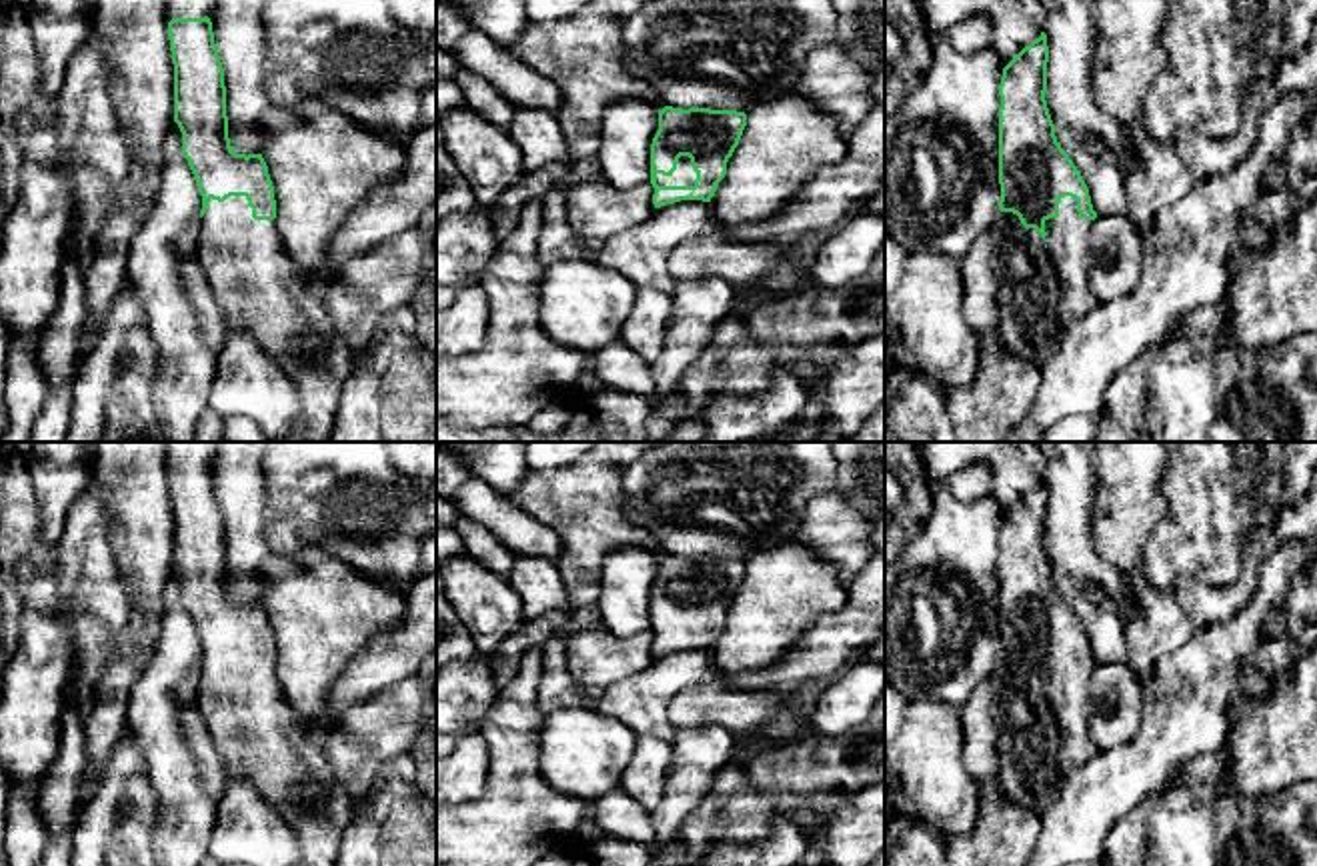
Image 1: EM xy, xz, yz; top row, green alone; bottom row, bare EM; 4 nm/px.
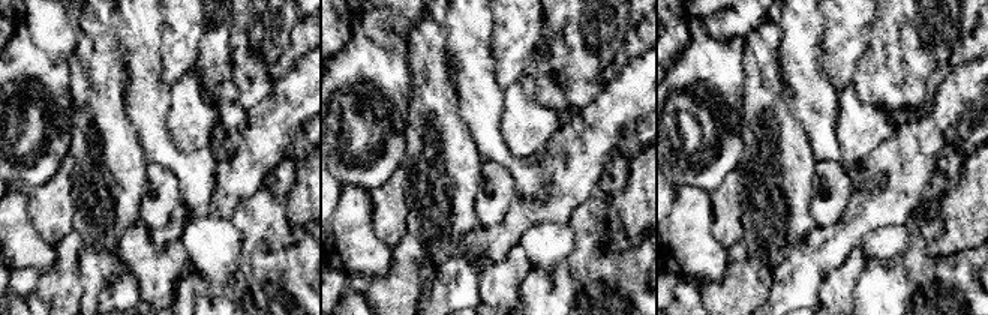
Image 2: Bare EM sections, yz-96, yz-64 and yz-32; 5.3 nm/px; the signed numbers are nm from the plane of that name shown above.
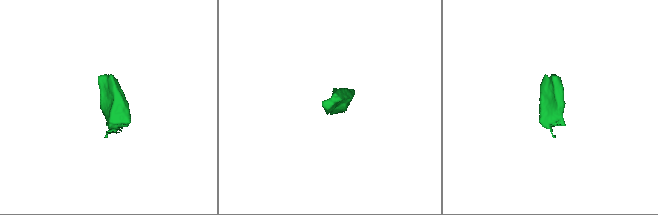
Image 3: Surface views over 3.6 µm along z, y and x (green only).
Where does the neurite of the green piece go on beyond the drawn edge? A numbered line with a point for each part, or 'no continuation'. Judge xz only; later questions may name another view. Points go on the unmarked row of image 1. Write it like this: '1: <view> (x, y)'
1: xz (685, 622)

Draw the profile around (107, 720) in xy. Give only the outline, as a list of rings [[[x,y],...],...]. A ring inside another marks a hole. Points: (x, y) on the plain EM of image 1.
[[[132,608],[126,636],[122,642],[112,642],[100,678],[92,688],[92,706],[82,720],[84,768],[78,782],[78,816],[94,794],[100,766],[108,762],[118,738],[126,734],[130,688],[142,674],[134,662],[148,658],[152,630],[152,618],[140,608]]]

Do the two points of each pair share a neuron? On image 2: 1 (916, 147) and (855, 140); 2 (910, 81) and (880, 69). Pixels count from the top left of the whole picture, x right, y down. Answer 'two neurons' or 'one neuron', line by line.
1: two neurons
2: one neuron

